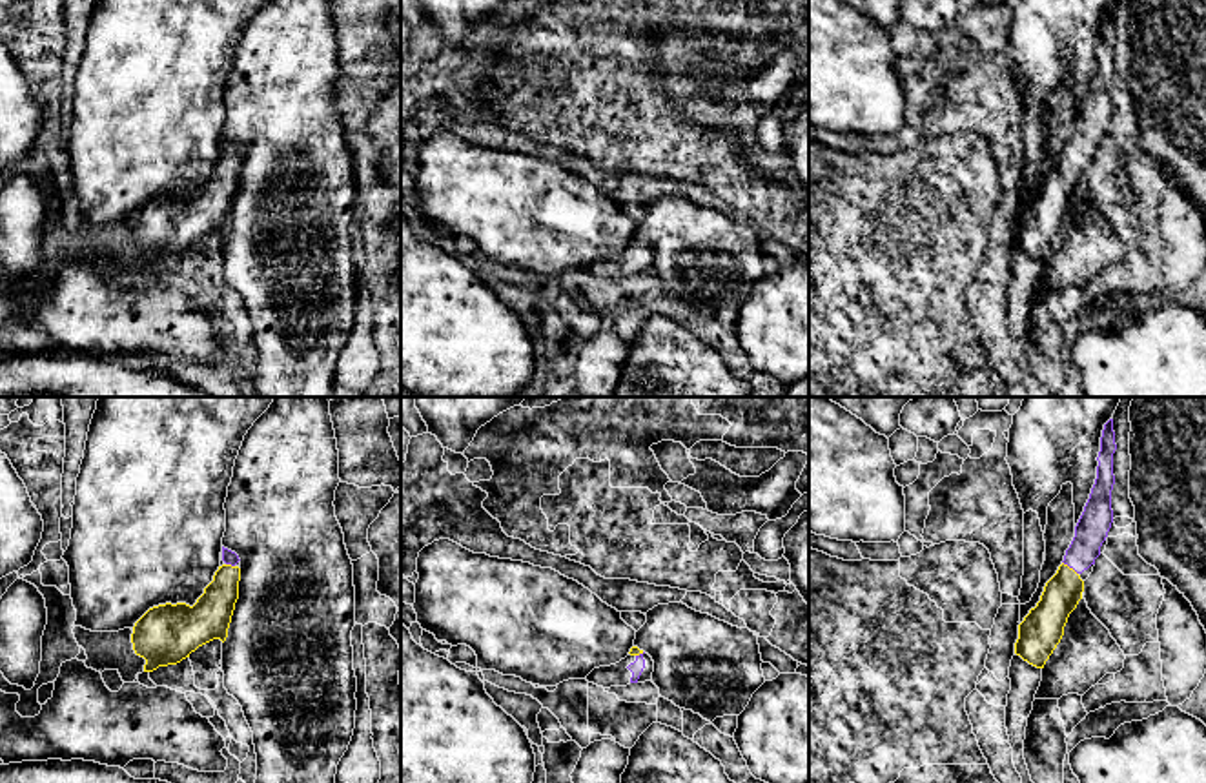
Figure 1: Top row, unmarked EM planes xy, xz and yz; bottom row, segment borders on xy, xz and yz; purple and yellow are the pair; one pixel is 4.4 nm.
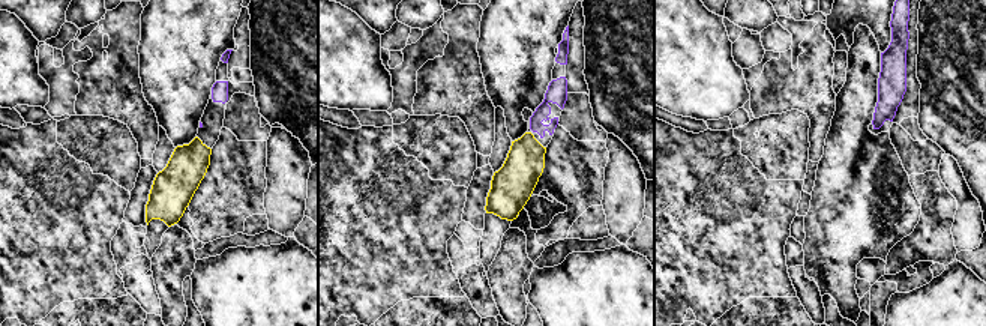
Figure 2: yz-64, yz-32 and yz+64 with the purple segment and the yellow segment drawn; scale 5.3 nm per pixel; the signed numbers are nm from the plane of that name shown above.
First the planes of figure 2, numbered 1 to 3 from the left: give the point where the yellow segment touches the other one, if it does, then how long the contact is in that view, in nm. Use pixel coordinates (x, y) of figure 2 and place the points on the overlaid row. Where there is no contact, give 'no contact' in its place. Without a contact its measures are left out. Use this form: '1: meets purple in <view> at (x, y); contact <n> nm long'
1: no contact
2: no contact
3: no contact

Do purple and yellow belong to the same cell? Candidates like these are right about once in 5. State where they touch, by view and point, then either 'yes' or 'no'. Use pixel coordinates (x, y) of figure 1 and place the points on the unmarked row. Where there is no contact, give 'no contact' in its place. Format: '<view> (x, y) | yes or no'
yz (1070, 159) | yes

